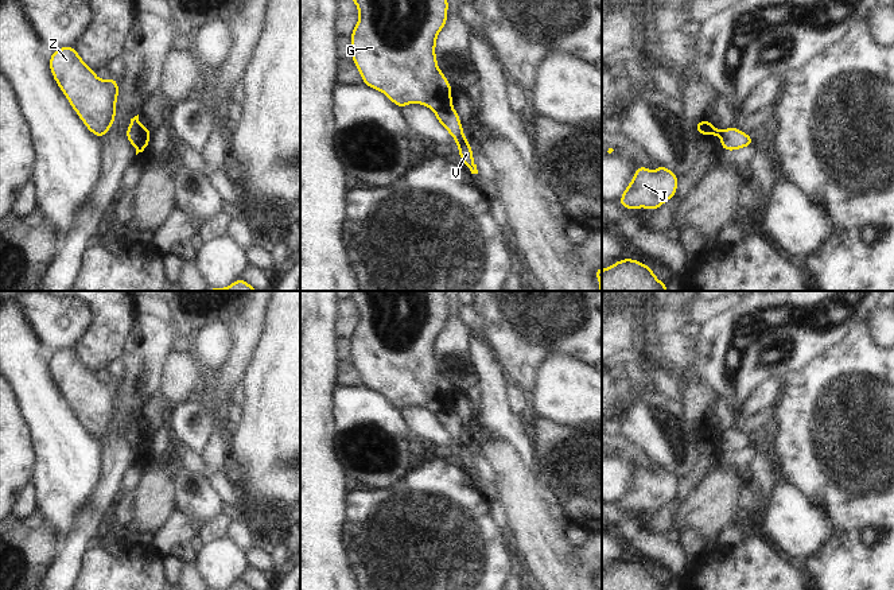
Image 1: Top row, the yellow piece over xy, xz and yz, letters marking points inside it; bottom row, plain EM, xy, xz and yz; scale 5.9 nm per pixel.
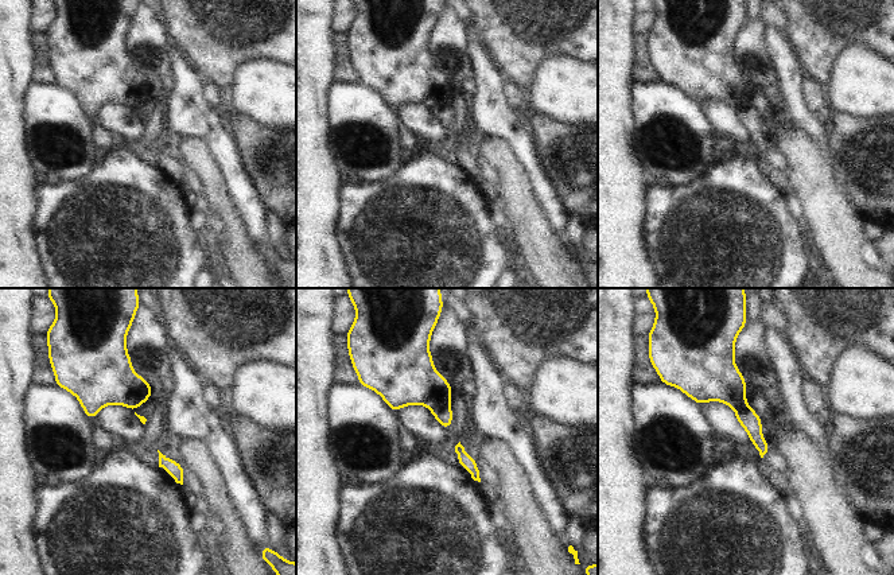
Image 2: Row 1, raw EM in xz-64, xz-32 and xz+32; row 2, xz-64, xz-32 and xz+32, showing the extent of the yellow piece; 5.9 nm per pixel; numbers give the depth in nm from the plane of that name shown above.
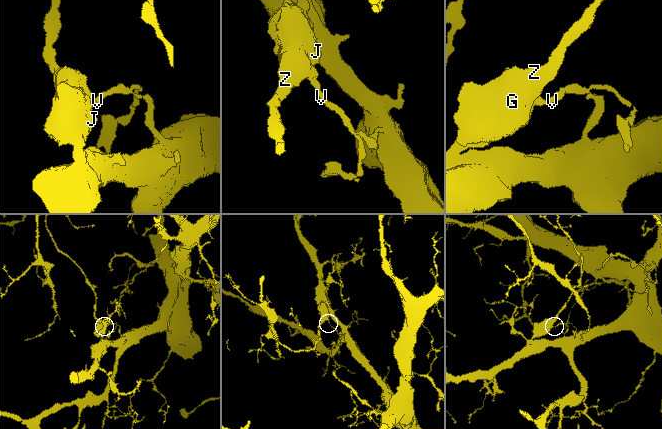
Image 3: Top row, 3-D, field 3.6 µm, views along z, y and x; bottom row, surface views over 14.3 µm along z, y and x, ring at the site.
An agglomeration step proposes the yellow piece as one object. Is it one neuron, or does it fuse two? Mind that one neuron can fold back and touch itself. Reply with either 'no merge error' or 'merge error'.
merge error

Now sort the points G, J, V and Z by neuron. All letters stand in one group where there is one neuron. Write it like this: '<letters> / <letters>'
G J Z / V

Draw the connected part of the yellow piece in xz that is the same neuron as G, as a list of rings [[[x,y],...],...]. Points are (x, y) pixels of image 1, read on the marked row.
[[[351,0],[359,19],[349,36],[351,59],[362,84],[384,93],[396,106],[420,104],[429,109],[452,108],[452,86],[438,67],[436,38],[444,28],[448,0]]]

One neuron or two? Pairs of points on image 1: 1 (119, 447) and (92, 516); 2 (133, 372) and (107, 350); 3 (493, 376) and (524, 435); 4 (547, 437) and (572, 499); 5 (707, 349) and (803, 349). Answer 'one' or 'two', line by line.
1: one
2: two
3: one
4: one
5: one

